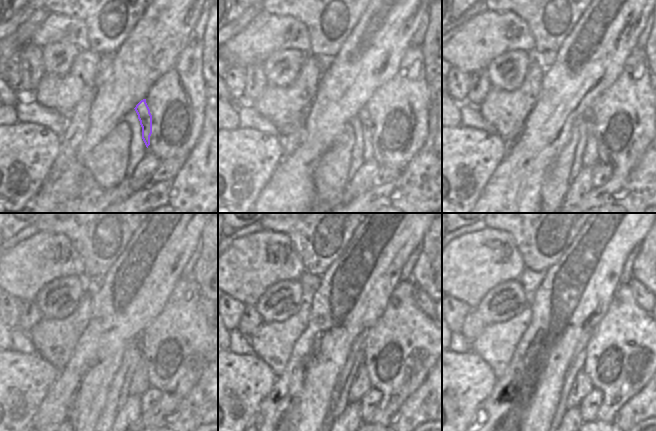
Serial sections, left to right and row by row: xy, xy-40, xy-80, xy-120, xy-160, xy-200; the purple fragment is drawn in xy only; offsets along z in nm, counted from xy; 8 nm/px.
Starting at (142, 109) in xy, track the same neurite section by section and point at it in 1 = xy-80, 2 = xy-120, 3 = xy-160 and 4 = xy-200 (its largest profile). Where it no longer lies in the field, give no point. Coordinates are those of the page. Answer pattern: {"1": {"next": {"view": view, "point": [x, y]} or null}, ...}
{"1": {"next": {"view": "xy-80", "point": [590, 156]}}, "2": {"next": {"view": "xy-120", "point": [139, 384]}}, "3": {"next": {"view": "xy-160", "point": [361, 385]}}, "4": {"next": {"view": "xy-200", "point": [582, 386]}}}

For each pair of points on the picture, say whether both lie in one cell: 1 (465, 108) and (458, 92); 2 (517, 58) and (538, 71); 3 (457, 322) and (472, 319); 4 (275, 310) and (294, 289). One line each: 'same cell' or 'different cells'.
1: different cells
2: different cells
3: different cells
4: same cell

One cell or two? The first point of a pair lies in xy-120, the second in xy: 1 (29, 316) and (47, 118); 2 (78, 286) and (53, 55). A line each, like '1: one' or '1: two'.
1: two
2: one

